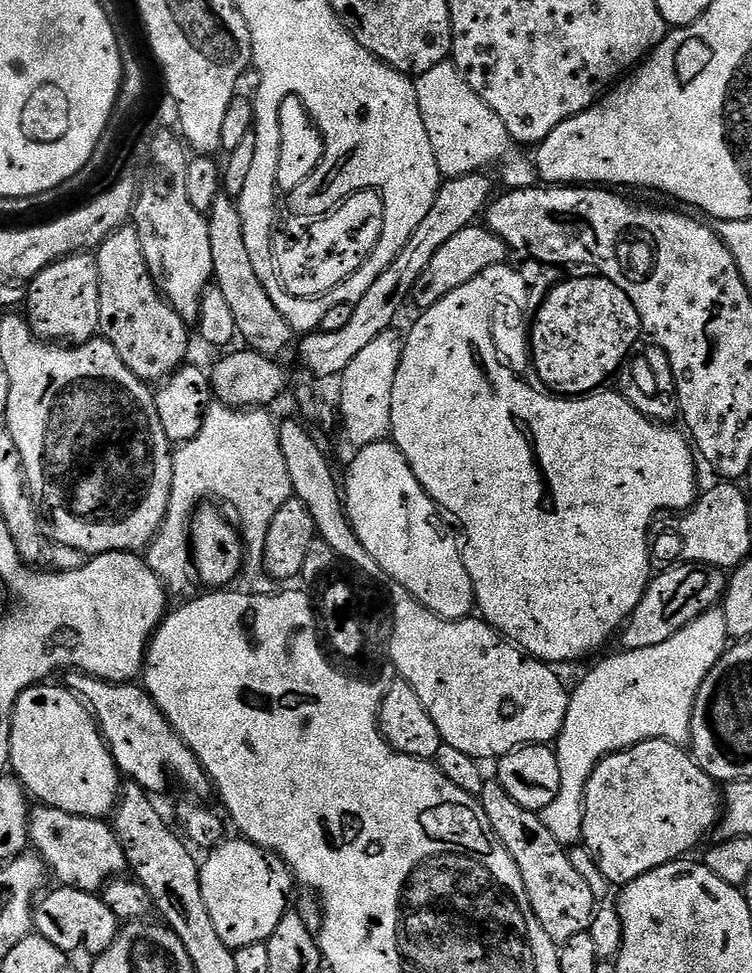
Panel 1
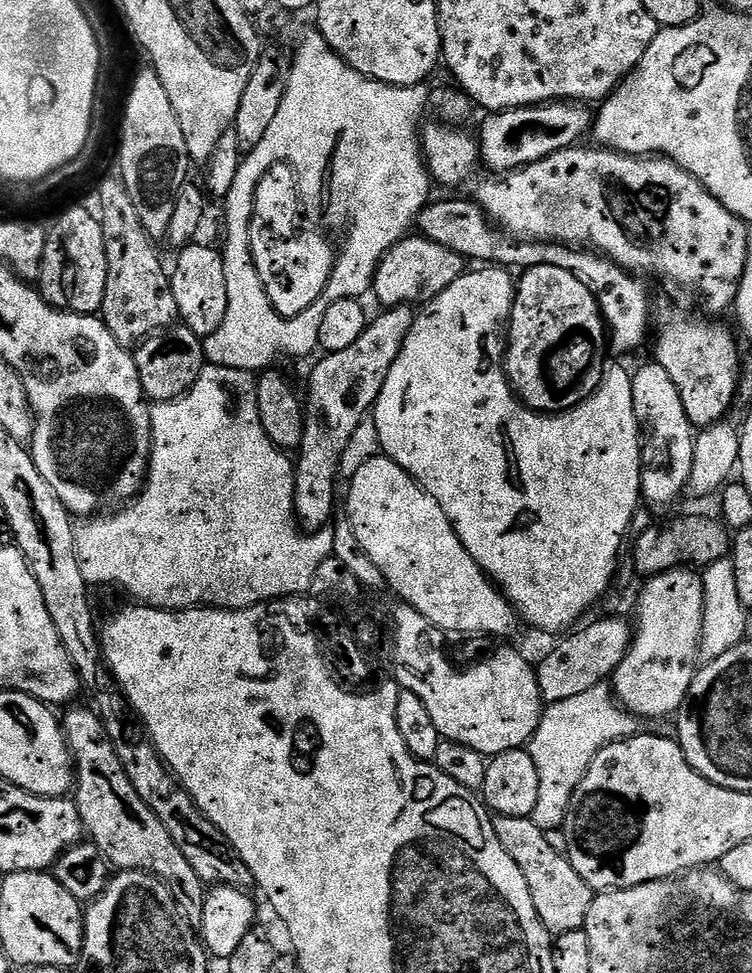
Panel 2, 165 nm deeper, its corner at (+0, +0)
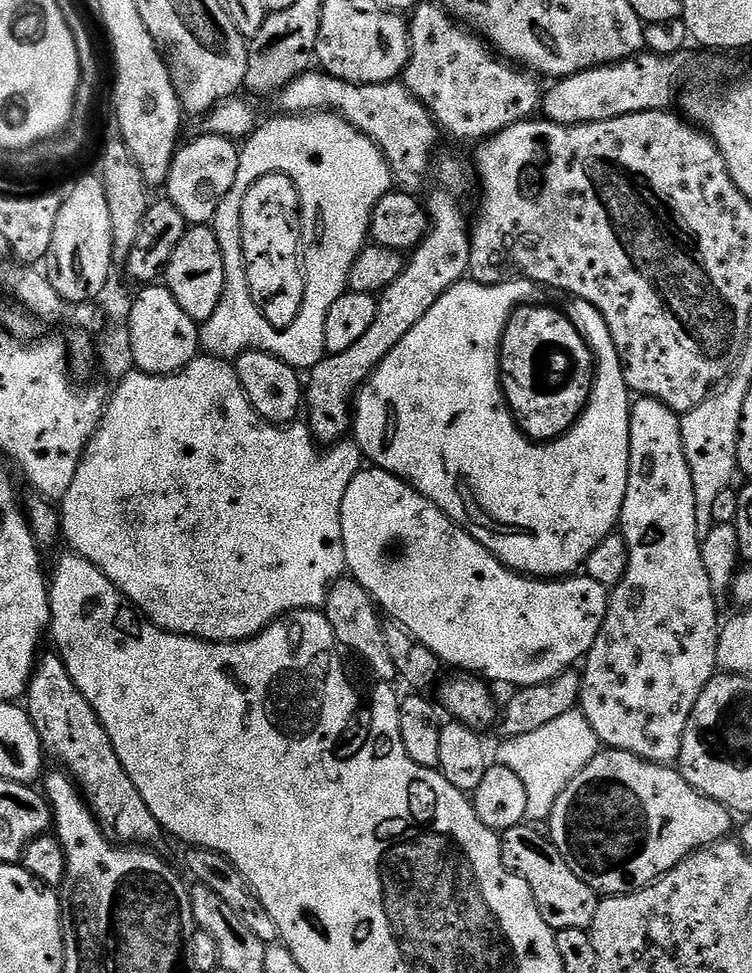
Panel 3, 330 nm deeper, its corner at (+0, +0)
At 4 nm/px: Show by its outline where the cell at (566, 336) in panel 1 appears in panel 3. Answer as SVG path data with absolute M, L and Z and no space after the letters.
M521 305L508 319L500 340L500 380L520 431L534 442L547 443L563 436L584 411L595 380L595 355L567 313L538 305Z

